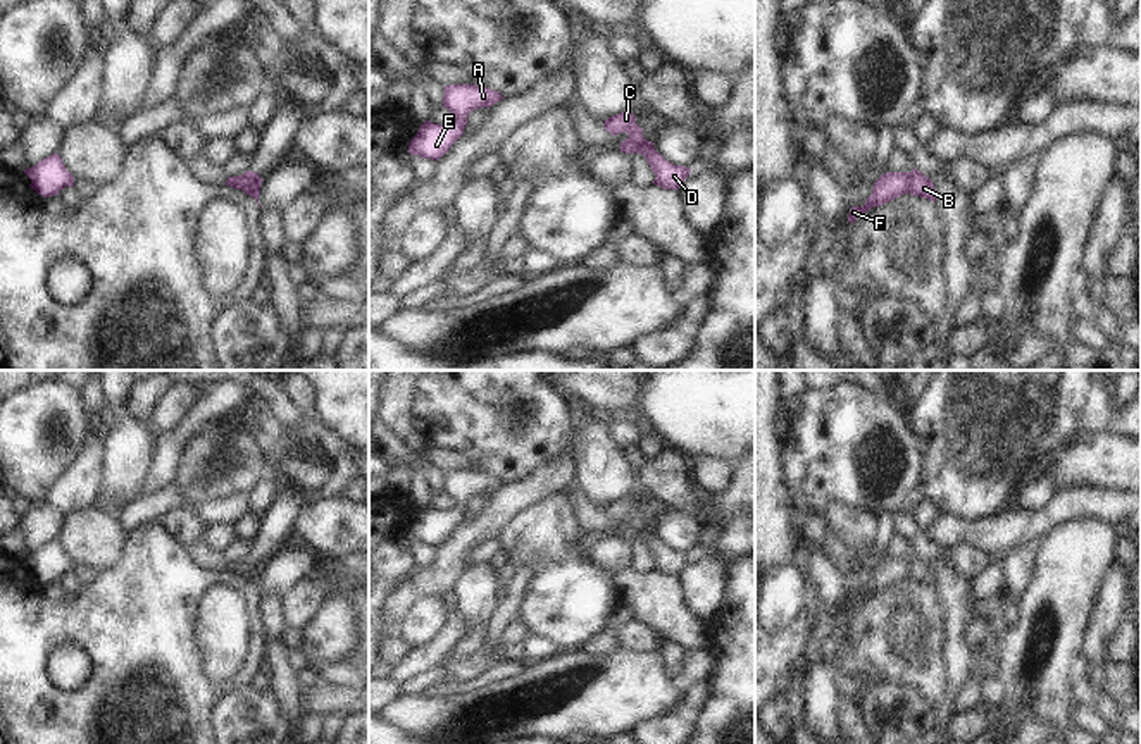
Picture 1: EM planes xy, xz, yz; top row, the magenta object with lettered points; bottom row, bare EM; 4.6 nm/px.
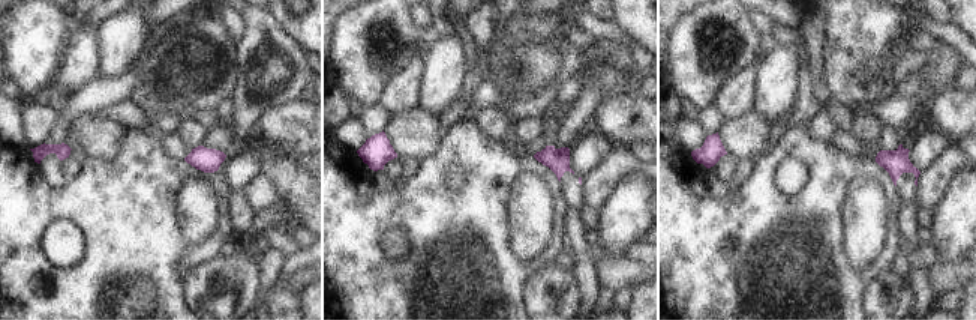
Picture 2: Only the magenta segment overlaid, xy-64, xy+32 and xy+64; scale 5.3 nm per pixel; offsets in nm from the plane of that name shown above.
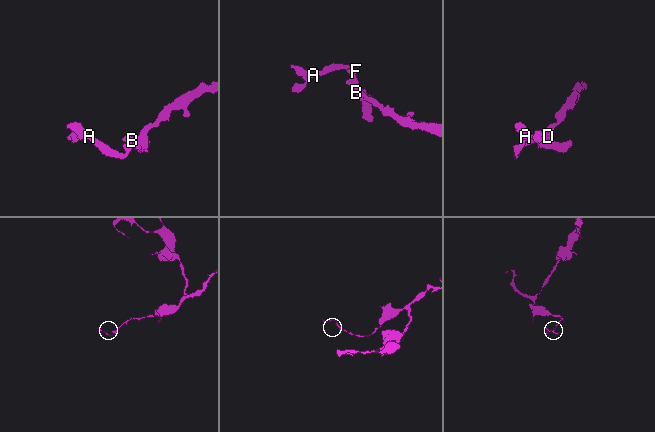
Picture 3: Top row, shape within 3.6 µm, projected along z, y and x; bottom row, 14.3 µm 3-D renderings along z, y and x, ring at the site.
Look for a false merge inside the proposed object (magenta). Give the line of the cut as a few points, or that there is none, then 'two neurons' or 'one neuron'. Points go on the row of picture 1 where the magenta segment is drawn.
cut in yz along (910, 173), (907, 192); two neurons

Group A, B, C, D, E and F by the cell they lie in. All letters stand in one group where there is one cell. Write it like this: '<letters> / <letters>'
A C E F / B D

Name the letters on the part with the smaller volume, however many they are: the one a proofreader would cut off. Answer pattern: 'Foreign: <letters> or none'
Foreign: A, C, E, F

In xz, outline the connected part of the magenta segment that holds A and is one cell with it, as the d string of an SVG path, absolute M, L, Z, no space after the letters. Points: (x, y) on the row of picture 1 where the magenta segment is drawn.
M477 84L445 86L443 107L448 108L455 121L452 124L434 124L426 121L408 143L408 153L422 158L438 160L464 134L467 115L474 108L489 108L503 100L502 93Z

